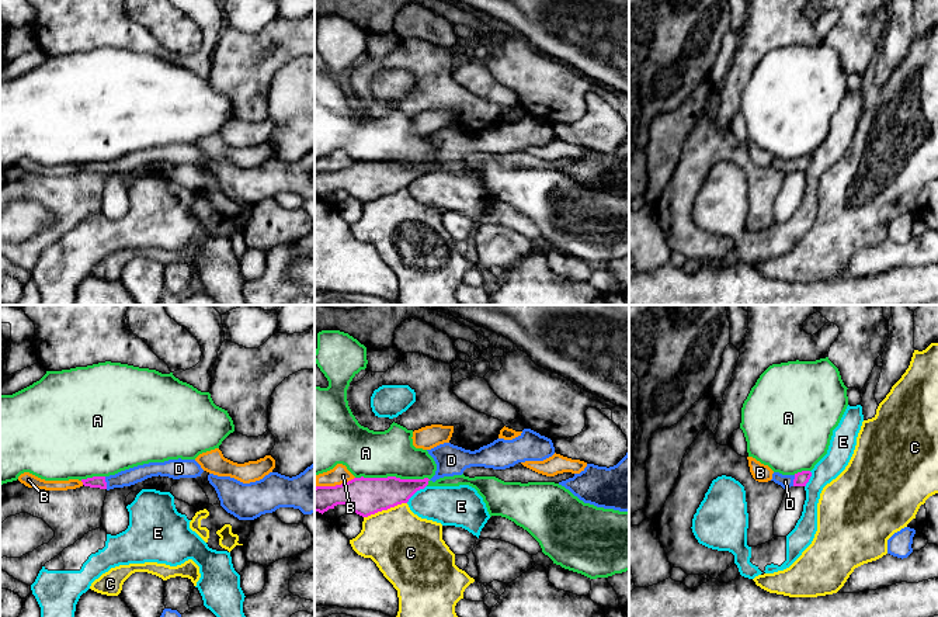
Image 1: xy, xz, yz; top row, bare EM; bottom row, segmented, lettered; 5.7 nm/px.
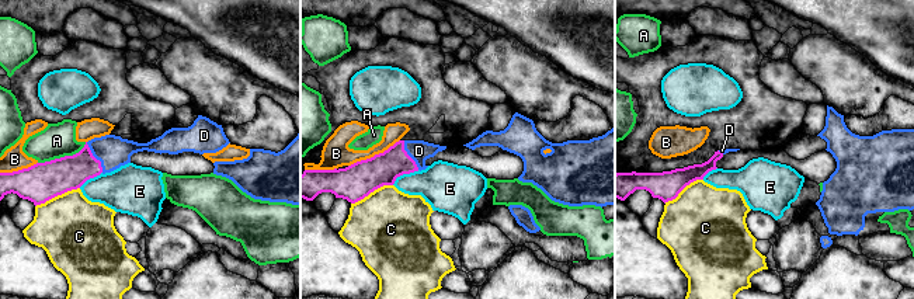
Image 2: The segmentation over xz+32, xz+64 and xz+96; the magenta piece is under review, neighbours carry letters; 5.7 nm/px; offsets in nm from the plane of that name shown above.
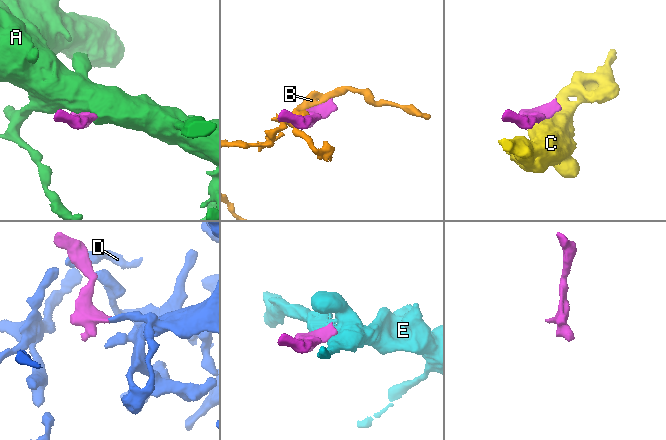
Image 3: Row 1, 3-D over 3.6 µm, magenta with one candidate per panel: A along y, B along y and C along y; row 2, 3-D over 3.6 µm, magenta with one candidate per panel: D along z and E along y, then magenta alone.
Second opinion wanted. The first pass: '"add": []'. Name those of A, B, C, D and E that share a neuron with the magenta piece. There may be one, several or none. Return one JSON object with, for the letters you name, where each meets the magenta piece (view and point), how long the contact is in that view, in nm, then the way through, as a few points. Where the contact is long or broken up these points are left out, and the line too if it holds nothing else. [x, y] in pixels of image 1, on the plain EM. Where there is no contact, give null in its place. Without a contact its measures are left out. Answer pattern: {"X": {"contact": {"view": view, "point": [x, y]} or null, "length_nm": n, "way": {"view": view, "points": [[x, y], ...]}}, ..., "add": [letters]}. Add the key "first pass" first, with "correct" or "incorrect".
{"first pass": "incorrect", "D": {"contact": {"view": "xy", "point": [106, 167]}, "length_nm": 70, "way": {"view": "xy", "points": [[100, 167], [106, 167], [129, 162]]}}, "add": ["D"]}

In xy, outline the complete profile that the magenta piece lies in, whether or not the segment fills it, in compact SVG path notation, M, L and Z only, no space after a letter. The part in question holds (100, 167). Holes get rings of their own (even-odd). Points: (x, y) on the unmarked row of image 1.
M169 145L164 148L149 148L121 156L110 162L93 162L81 164L84 171L114 174L131 171L152 162L169 162L173 164L197 163L201 162L204 155L195 145Z

